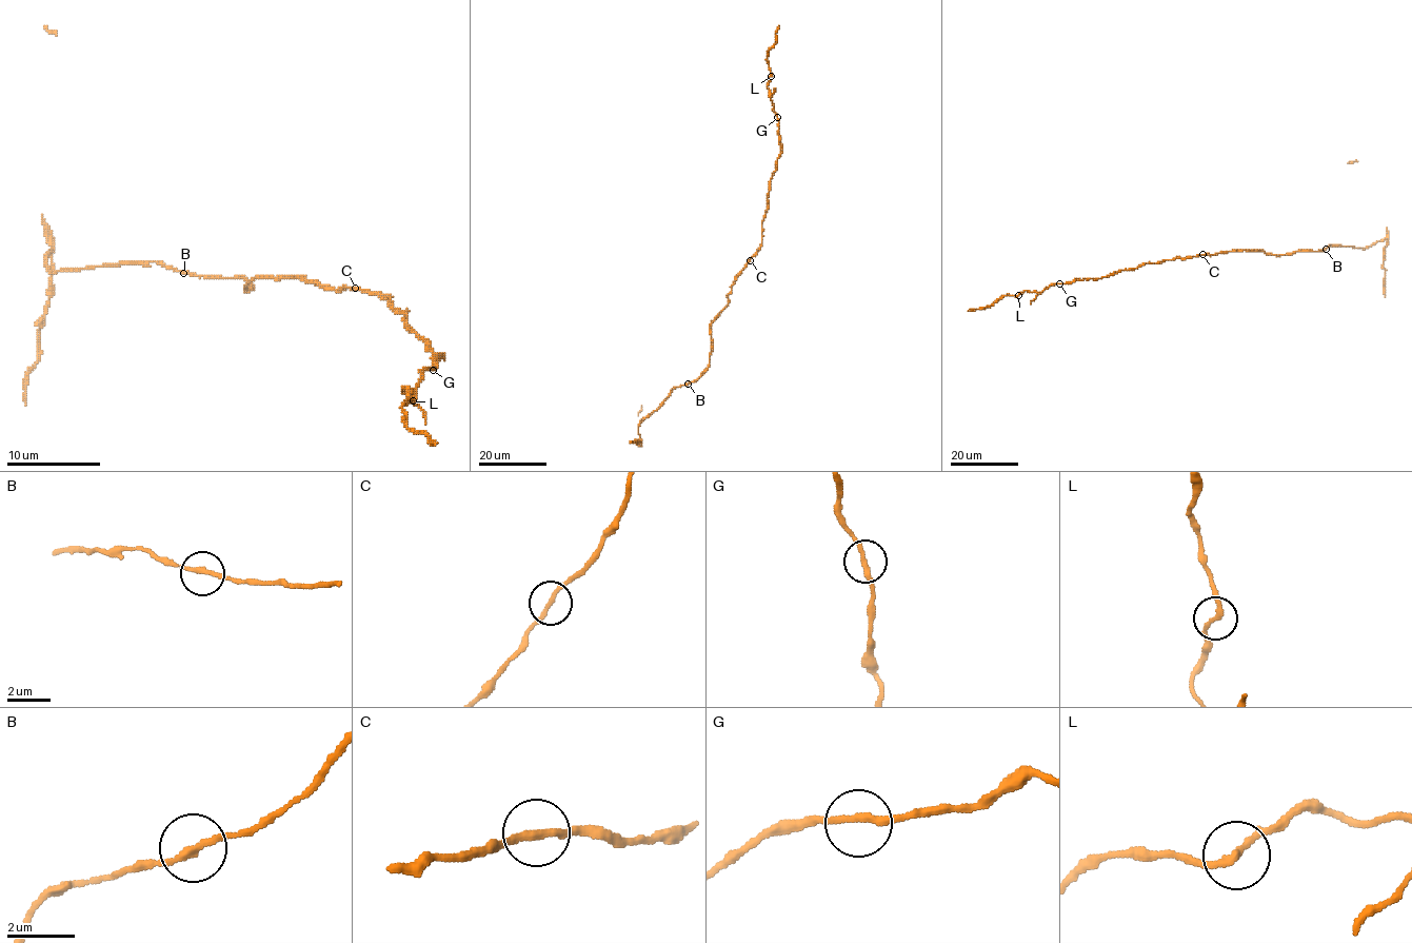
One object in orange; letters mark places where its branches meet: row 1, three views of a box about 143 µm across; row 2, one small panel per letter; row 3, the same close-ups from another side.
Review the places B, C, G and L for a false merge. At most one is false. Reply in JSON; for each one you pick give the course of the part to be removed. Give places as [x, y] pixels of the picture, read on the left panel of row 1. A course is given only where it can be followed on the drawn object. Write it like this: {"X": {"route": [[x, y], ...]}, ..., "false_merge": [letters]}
{"false_merge": []}

